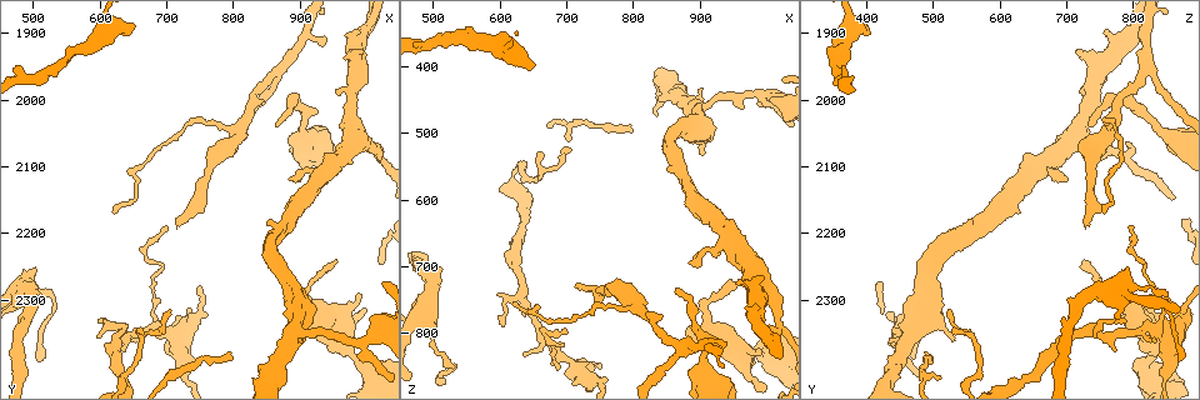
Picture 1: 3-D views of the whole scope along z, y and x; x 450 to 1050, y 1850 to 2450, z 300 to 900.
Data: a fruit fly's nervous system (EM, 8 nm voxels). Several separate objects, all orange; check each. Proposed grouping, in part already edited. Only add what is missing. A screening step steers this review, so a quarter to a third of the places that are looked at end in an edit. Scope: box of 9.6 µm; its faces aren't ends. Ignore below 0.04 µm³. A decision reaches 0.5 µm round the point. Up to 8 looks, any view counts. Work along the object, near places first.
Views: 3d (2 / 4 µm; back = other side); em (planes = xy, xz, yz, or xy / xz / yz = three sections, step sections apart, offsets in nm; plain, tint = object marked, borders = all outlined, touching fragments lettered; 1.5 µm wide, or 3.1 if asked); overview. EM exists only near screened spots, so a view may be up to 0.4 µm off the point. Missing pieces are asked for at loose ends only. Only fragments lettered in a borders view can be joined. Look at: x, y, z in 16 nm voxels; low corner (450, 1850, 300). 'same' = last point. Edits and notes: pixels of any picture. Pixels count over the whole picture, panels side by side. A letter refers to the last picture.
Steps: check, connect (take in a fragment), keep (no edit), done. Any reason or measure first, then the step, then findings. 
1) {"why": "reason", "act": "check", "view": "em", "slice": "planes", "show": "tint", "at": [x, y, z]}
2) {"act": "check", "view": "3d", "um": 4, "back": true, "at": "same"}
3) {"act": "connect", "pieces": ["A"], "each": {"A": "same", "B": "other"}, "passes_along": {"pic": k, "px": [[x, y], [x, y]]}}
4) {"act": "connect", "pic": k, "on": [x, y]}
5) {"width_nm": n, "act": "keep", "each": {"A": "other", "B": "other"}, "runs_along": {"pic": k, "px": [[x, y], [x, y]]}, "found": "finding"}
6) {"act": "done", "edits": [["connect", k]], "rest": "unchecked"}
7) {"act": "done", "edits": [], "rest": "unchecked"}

{"why": "tapers out", "act": "check", "view": "3d", "um": 4, "at": [945, 1910, 815]}

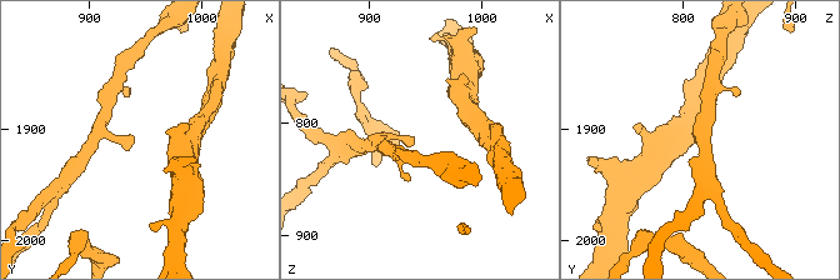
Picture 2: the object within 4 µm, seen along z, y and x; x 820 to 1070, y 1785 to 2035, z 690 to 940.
{"act": "check", "view": "em", "slice": "xy", "step": 4, "show": "borders", "at": [940, 1912, 818]}

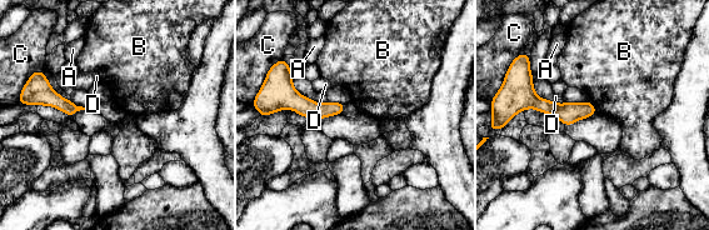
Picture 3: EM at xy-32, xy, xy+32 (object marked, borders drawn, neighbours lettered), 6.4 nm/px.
{"act": "keep", "each": {"A": "other", "B": "other", "C": "other", "D": "other"}, "found": "none of them fits"}

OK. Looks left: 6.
{"why": "free end", "act": "check", "view": "3d", "um": 4, "back": true, "at": [900, 2360, 530]}

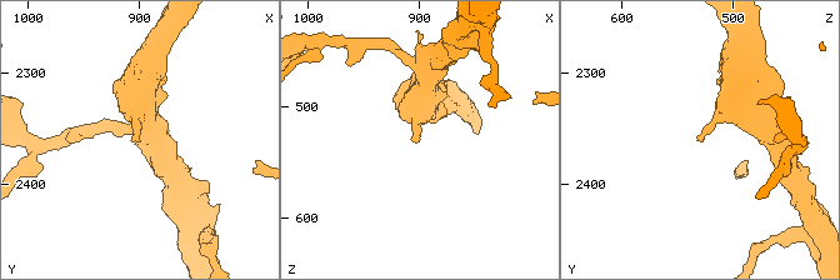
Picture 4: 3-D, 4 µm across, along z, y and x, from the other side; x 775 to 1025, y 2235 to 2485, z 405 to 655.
{"act": "check", "view": "em", "slice": "planes", "show": "borders", "at": [902, 2358, 532]}

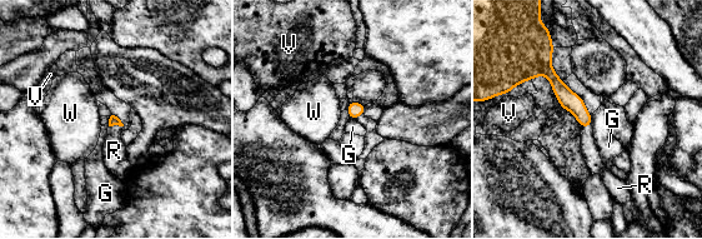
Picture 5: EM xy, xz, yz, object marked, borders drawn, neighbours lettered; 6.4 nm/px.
{"act": "connect", "pieces": ["R"], "each": {"G": "other", "R": "same", "V": "other", "W": "other"}, "passes_along": {"pic": 5, "px": [[114, 120], [115, 124], [114, 150]]}, "found": "the cell continues"}

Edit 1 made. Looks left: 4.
{"act": "check", "view": "overview"}

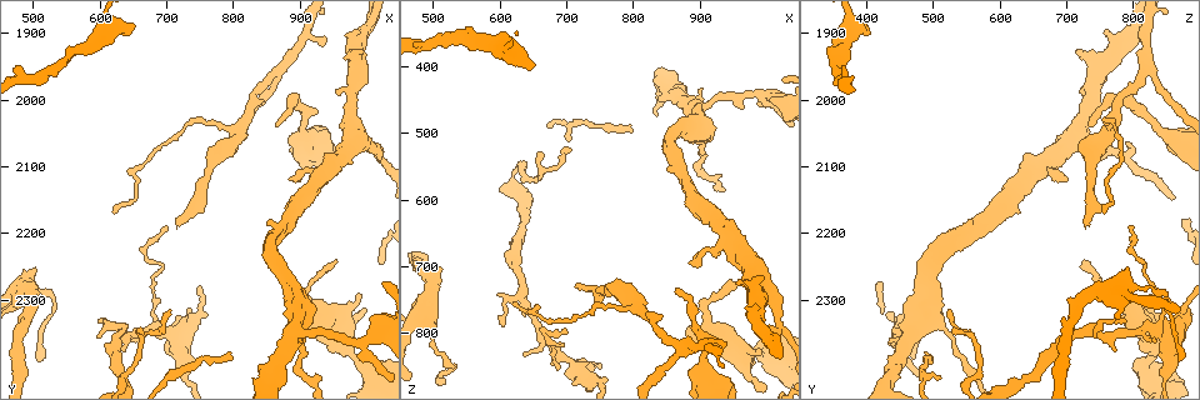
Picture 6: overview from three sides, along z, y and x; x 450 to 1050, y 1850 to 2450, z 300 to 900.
{"why": "free end", "act": "check", "view": "em", "slice": "planes", "show": "borders", "at": [990, 2295, 825]}

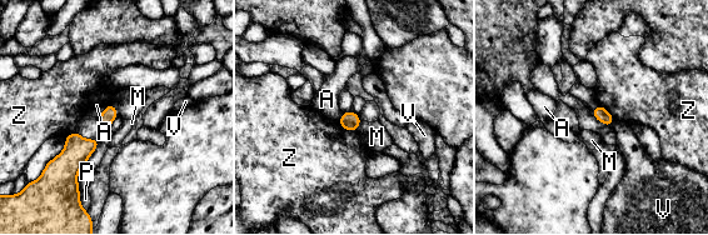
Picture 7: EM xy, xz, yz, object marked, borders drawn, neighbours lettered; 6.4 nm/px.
{"longest_contact_nm": ["Z", 150], "act": "keep", "each": {"A": "other", "M": "other", "P": "other", "V": "other", "Z": "other"}, "border": {"pic": 7, "px": [[109, 101], [98, 118]]}, "found": "no lettered fragment goes on from it"}

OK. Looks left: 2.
{"act": "done", "edits": [["connect", 5]], "rest": "unchecked"}

